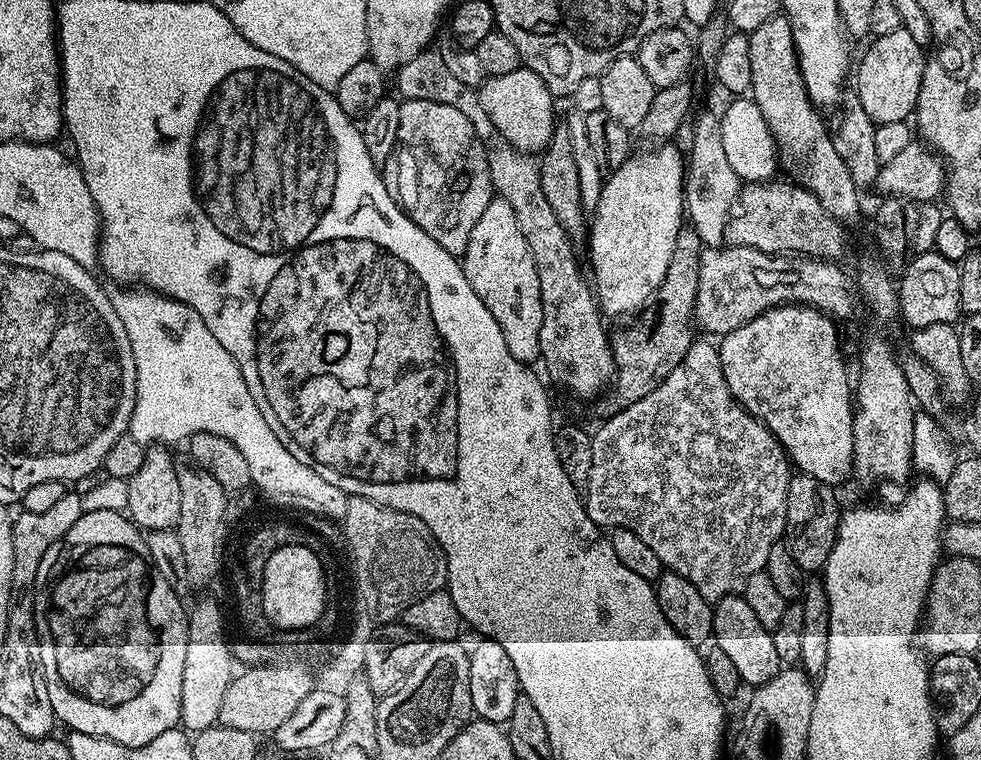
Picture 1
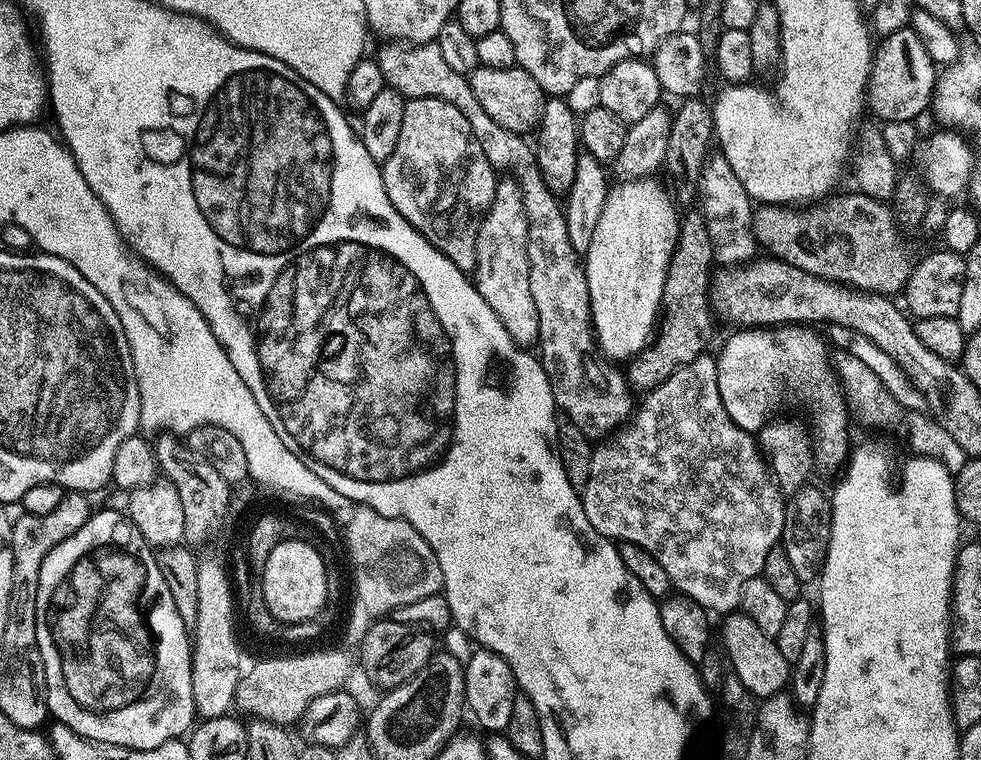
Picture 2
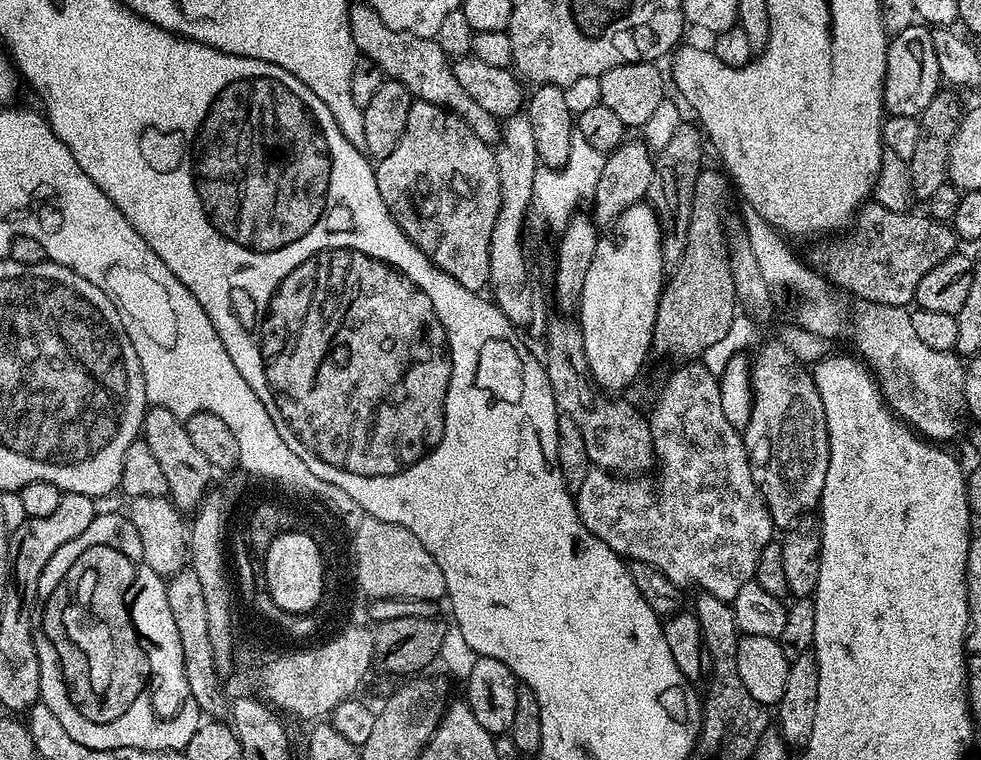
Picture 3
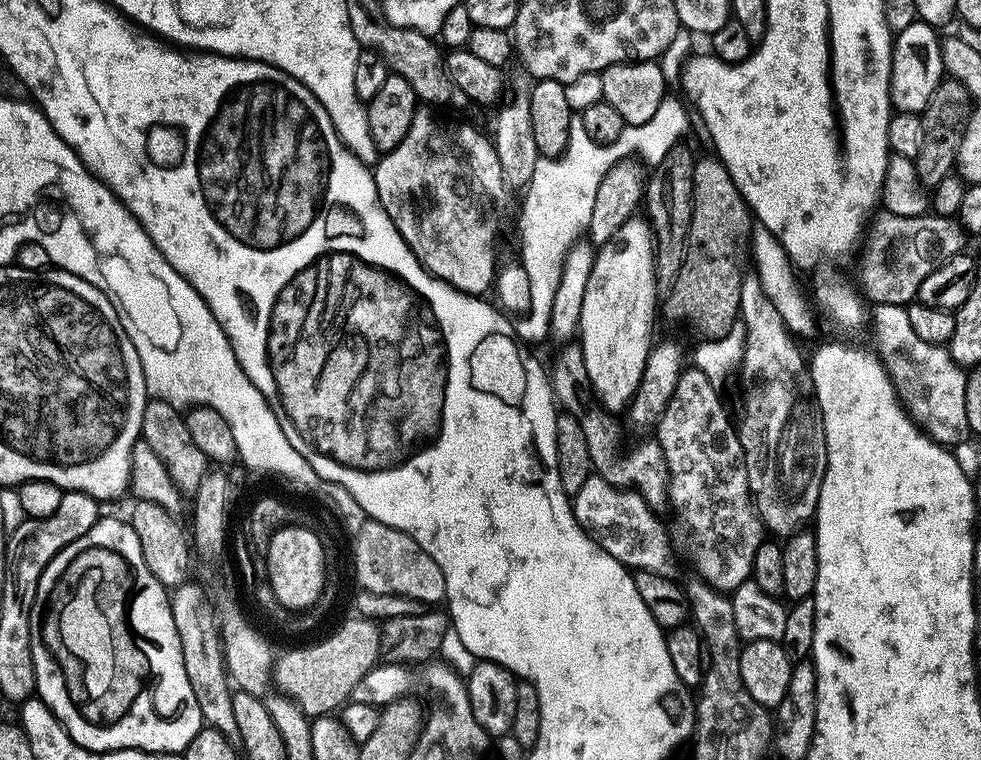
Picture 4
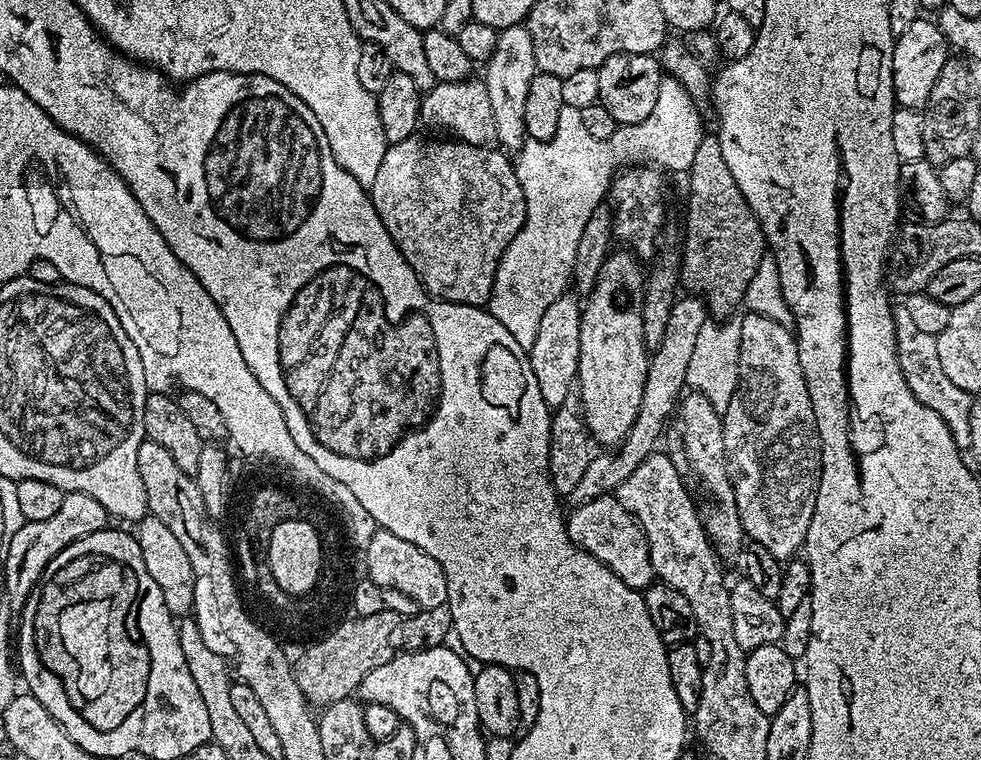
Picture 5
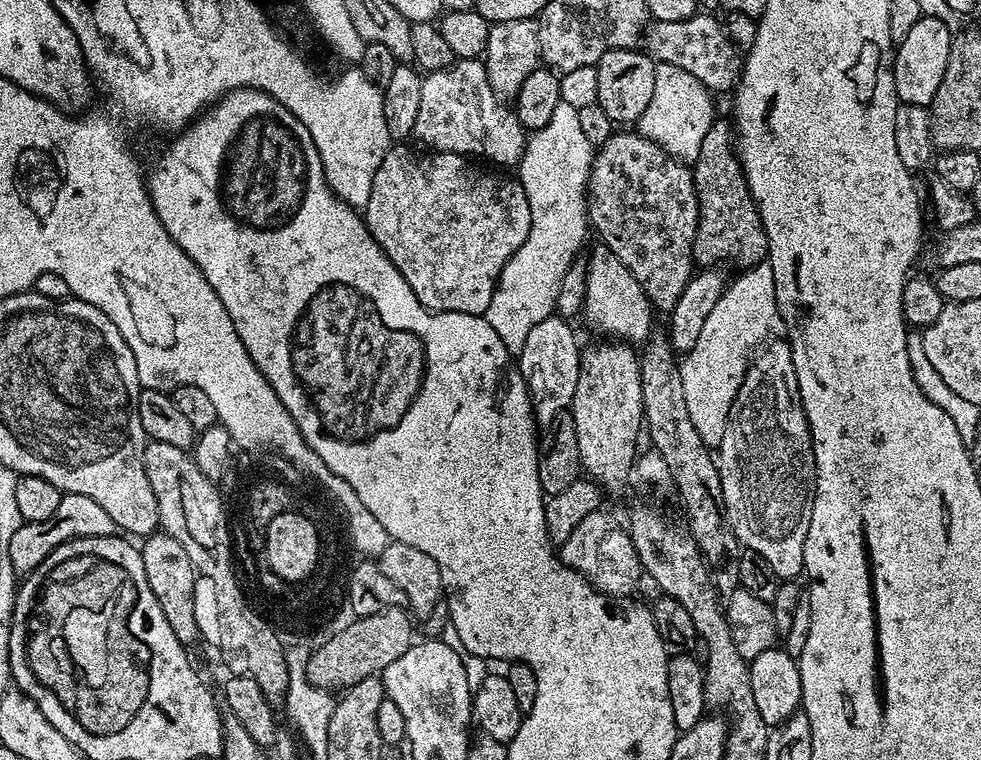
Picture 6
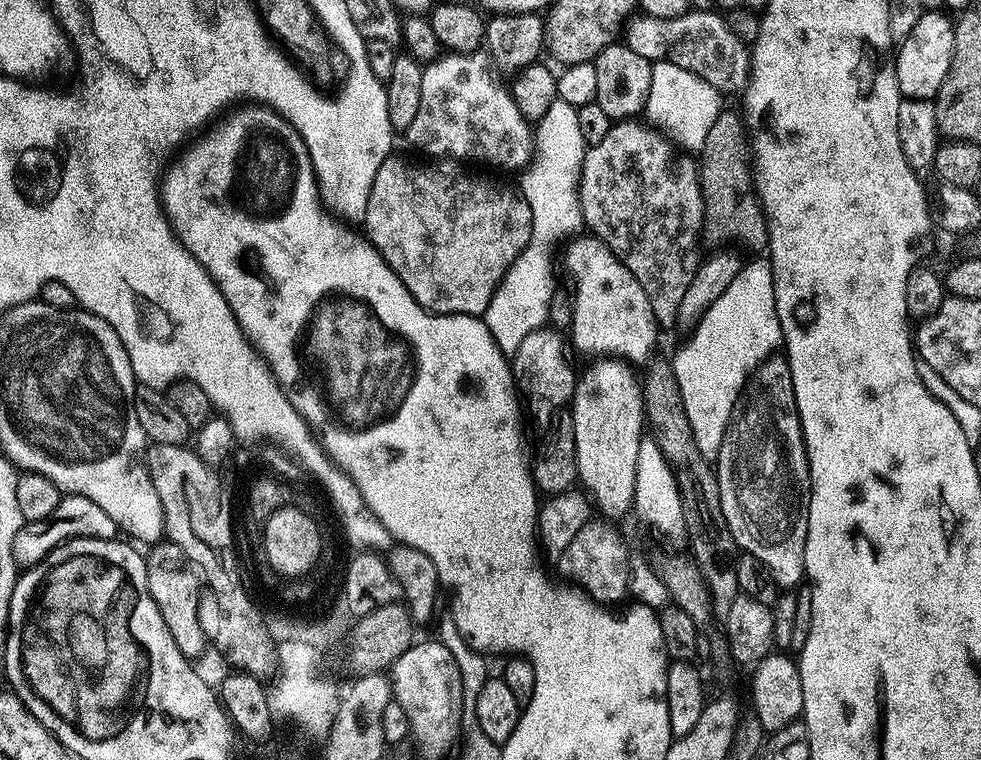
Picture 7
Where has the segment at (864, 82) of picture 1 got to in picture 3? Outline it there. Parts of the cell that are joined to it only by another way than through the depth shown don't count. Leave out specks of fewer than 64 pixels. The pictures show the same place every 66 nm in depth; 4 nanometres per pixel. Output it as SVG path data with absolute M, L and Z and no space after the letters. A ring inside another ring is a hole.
M923 23L911 24L889 39L884 75L884 111L888 116L919 117L930 106L930 98L941 91L938 58L934 54L931 31Z

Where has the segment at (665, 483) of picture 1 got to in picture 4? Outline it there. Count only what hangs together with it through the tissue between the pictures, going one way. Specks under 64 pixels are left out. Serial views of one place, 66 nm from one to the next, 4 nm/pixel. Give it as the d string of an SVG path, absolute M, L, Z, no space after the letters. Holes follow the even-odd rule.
M695 366L685 367L673 397L654 429L654 436L666 454L671 505L680 508L685 522L692 527L692 538L696 542L696 564L704 574L703 581L722 593L730 594L751 577L754 554L758 546L765 543L766 529L750 503L740 437L733 421L732 424L728 421L728 412L716 392L719 392L717 385L712 384L702 370ZM599 474L582 482L582 490L572 500L572 512L580 527L598 542L606 554L618 558L624 567L636 572L664 572L668 564L668 536L642 497L631 490L607 484Z

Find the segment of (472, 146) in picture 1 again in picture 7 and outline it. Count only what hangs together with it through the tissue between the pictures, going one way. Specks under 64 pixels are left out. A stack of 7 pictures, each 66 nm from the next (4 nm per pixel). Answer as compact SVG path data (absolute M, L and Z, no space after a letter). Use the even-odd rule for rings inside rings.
M390 154L374 174L366 214L362 221L366 238L390 266L413 298L437 316L483 317L490 298L530 242L532 215L519 191L511 192L500 184L491 184L480 176L463 172L456 162L444 162L441 168L423 168L407 164Z

